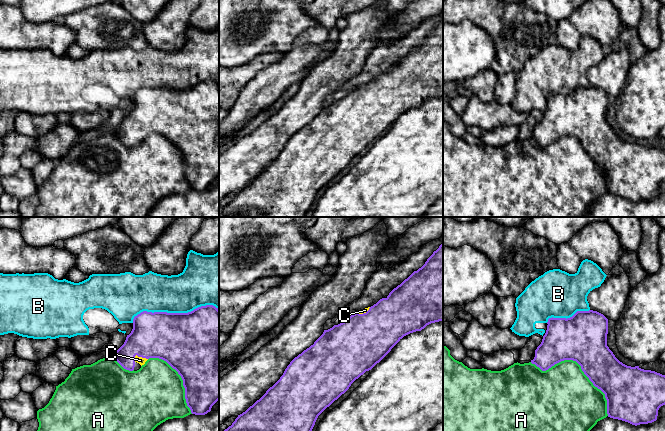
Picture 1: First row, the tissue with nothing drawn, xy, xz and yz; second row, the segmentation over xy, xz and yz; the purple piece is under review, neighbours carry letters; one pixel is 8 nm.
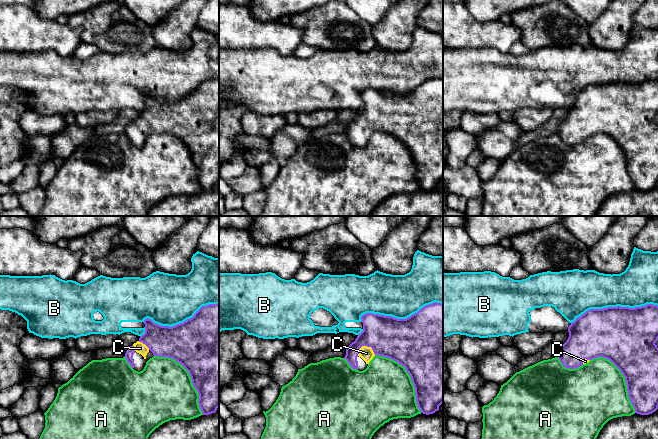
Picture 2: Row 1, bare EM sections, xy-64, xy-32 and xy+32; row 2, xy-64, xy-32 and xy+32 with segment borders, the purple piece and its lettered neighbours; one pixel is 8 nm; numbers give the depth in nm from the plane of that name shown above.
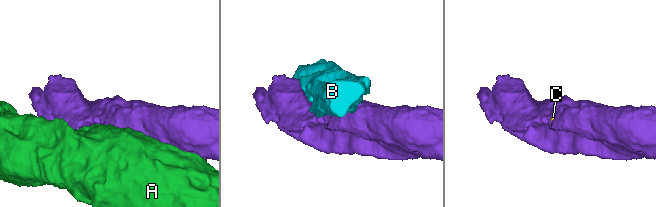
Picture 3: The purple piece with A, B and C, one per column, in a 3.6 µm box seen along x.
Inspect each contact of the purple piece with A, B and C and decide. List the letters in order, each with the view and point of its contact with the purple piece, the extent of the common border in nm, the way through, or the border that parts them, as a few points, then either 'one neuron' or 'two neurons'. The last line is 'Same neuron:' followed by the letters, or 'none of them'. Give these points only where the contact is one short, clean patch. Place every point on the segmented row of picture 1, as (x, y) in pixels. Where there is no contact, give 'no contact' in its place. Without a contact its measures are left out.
A: contact yz (580, 365); length 750 nm; two neurons
B: contact xy (173, 313); length 700 nm; two neurons
C: contact xy (141, 356); length 110 nm; one neuron
Same neuron: C

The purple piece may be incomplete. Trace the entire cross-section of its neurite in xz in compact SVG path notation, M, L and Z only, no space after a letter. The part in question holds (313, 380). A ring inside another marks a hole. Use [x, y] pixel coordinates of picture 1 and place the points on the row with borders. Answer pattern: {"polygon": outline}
{"polygon": "M443 243L421 268L394 288L386 298L324 330L313 345L290 362L280 379L224 431L312 431L318 416L356 379L379 363L404 336L439 321L443 321Z"}

